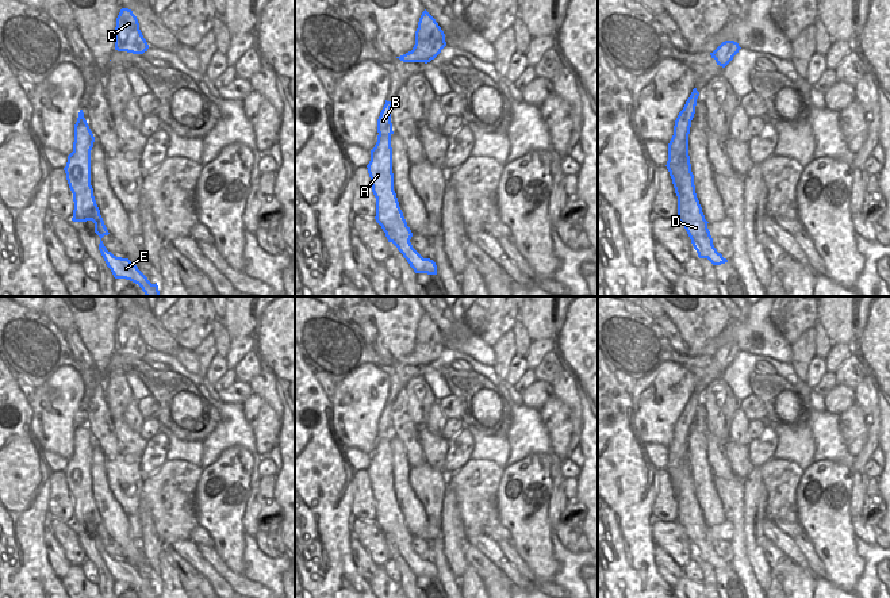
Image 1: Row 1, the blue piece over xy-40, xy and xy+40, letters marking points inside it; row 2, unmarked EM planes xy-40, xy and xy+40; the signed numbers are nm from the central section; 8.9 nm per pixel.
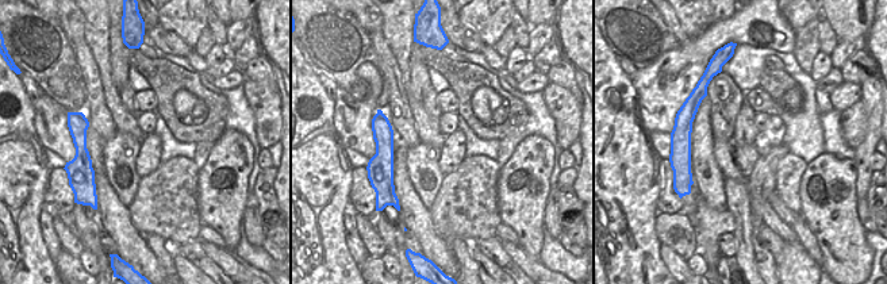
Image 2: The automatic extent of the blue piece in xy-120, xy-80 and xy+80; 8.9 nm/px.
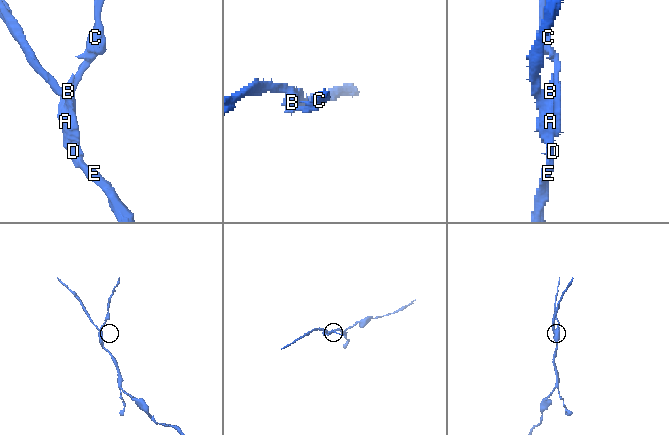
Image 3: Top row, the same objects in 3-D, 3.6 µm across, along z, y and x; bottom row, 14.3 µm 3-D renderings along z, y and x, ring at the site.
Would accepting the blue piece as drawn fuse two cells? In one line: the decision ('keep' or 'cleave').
cleave

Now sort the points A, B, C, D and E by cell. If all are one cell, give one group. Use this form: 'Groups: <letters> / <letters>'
Groups: A D E / B C.

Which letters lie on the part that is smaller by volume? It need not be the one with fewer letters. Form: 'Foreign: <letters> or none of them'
Foreign: B, C

